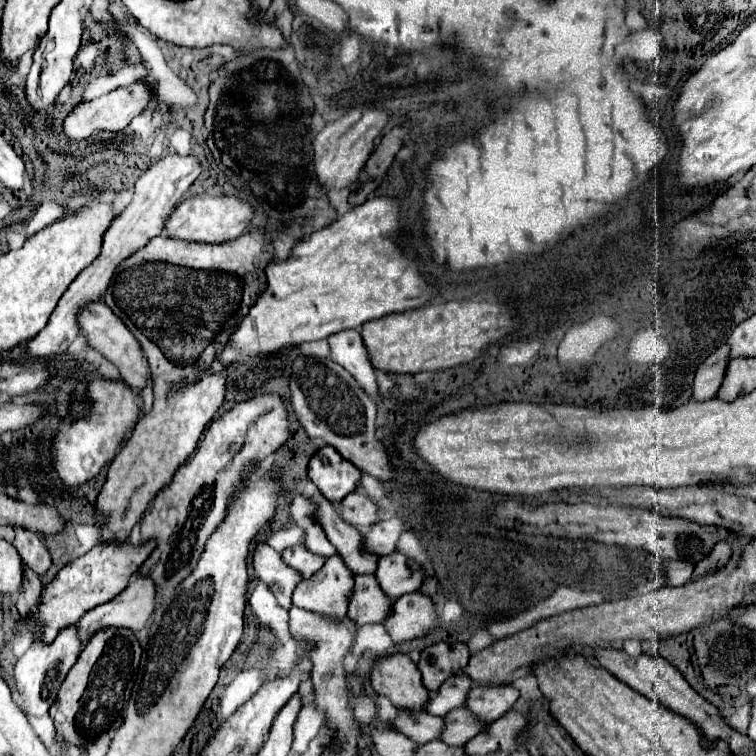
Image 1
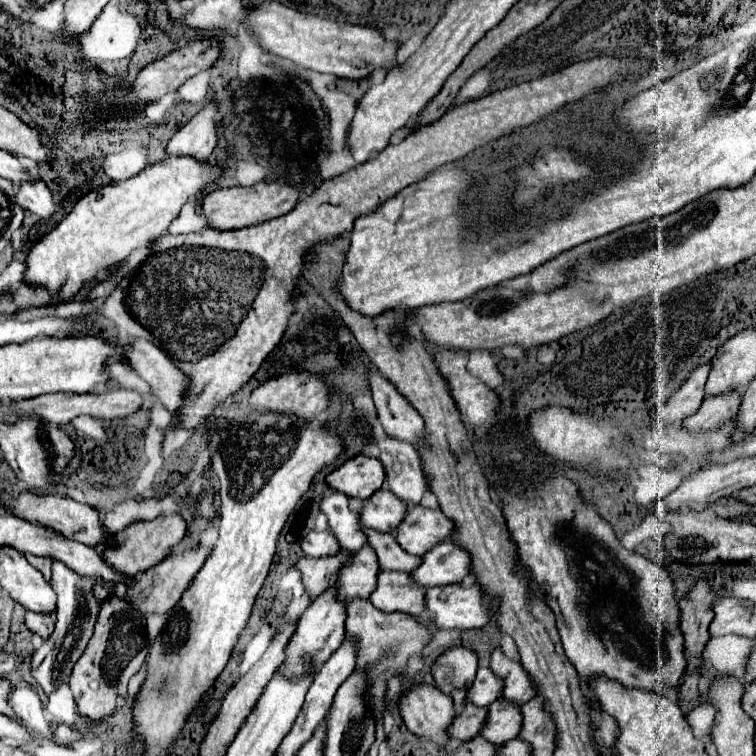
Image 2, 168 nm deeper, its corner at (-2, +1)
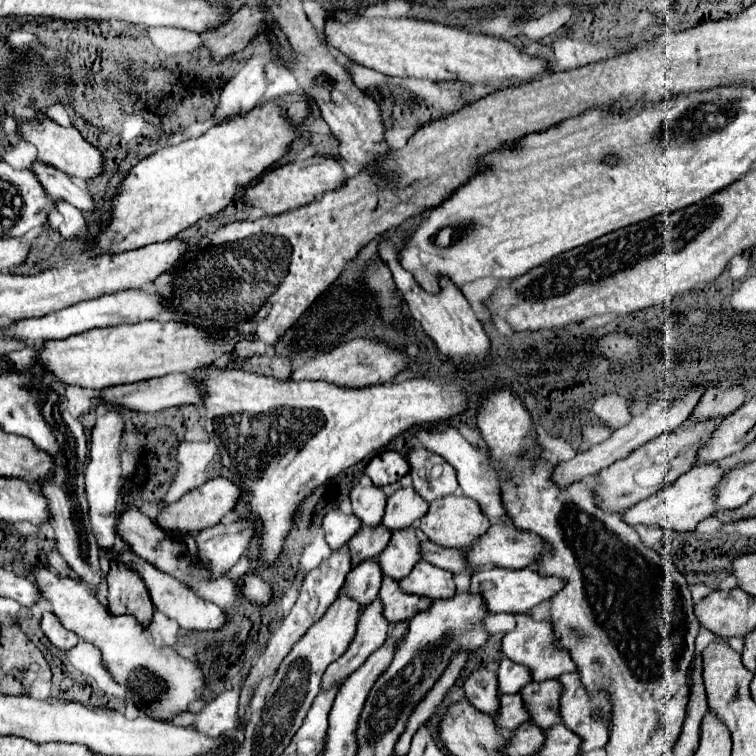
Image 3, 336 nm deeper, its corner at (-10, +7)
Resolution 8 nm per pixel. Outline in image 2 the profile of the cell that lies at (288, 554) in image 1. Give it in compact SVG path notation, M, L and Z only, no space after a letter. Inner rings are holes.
M322 530L322 532L310 532L302 540L302 550L308 558L322 558L336 554L340 550L340 544L336 542L336 538L332 538L330 530Z

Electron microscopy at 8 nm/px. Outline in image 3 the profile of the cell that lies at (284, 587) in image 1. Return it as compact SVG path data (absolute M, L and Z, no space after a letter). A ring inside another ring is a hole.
M362 526L360 532L356 532L356 536L352 536L352 540L348 542L352 568L368 558L376 558L384 550L388 540L390 540L390 532L384 526L376 526L376 528Z

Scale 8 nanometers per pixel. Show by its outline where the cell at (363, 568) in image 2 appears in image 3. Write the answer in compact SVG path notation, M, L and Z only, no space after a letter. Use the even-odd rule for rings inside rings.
M412 528L392 532L388 546L376 558L382 570L382 576L394 578L394 580L400 580L400 576L406 576L412 570L412 564L420 560L418 546L420 542L416 540Z

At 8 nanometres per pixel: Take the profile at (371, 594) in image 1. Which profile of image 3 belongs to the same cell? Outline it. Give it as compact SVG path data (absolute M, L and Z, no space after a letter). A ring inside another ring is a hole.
M428 562L416 564L406 578L398 580L398 586L402 592L426 596L430 600L448 600L456 592L452 572L440 570Z

